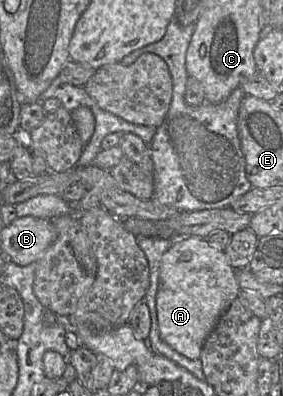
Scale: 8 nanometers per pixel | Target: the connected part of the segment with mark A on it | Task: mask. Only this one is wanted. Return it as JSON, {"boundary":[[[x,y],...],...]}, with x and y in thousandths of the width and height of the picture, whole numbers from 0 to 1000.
{"boundary":[[[700,596],[615,609],[572,646],[551,745],[555,808],[569,856],[640,896],[675,909],[703,907],[731,851],[816,765],[841,753],[848,735],[837,682],[816,672],[792,634],[753,621],[735,604]]]}

